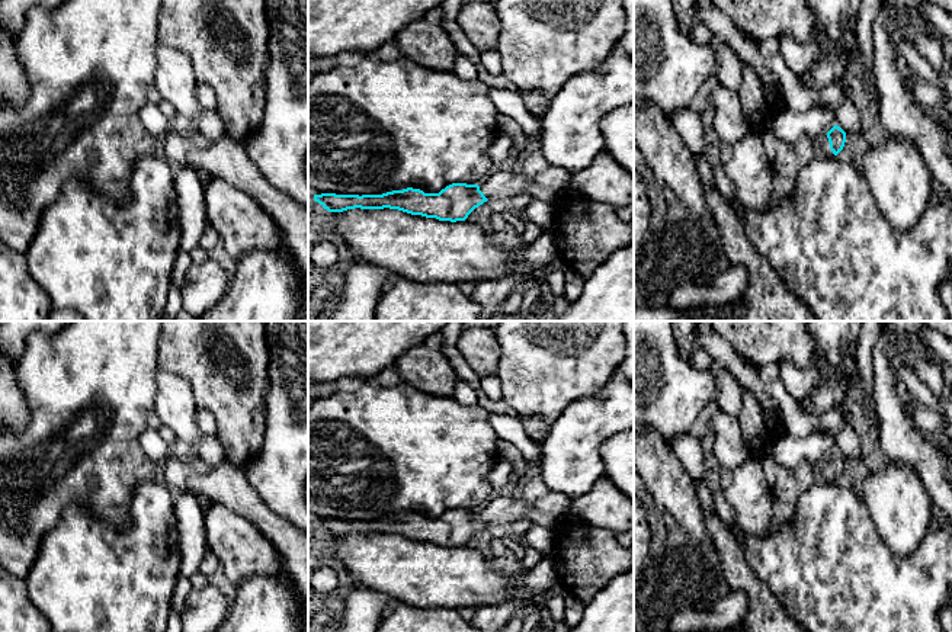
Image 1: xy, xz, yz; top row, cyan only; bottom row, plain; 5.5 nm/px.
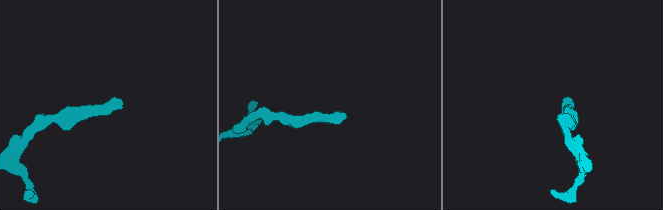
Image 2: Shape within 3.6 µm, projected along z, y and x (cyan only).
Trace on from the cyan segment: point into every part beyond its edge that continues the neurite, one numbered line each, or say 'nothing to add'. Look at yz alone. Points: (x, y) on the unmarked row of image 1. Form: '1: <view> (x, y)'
1: yz (823, 468)

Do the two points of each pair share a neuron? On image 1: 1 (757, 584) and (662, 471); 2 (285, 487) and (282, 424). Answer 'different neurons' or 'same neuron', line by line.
1: same neuron
2: same neuron

